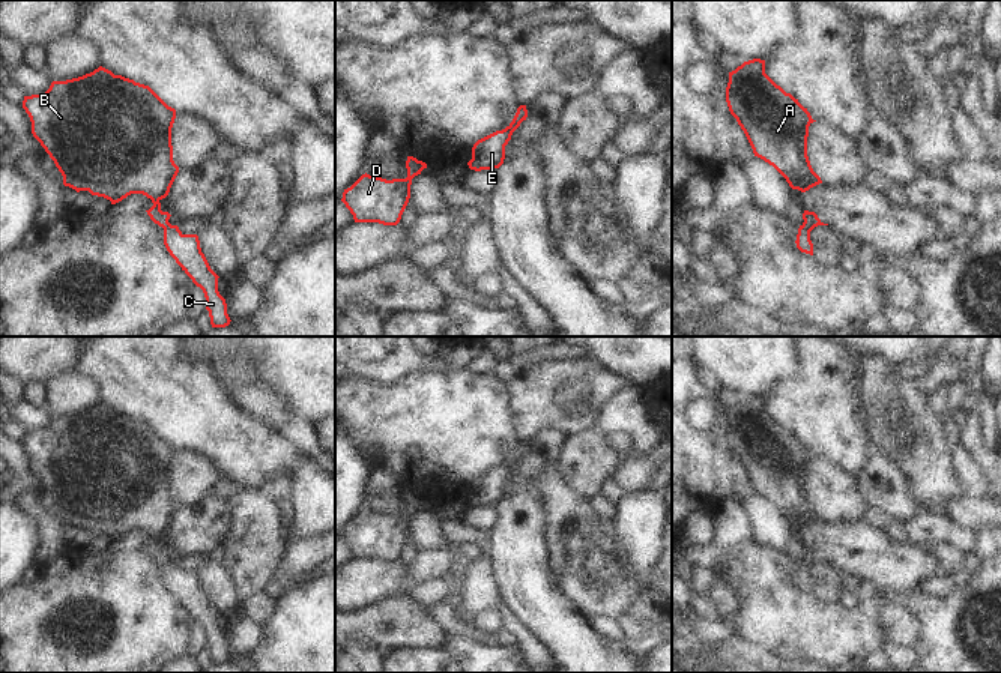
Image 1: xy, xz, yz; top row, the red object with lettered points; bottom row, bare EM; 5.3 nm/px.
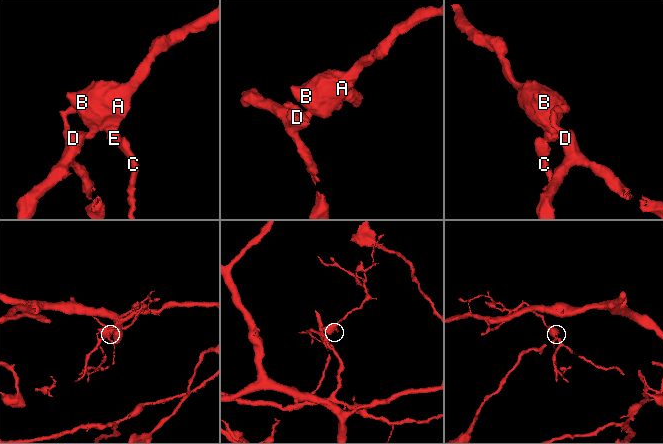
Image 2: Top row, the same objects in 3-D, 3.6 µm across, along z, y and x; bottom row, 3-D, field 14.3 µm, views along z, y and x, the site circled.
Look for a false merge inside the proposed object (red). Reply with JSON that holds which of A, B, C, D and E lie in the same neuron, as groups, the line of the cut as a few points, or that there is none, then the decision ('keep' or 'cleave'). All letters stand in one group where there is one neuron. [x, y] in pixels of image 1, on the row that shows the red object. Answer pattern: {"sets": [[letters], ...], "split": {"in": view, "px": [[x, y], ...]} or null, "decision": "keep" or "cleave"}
{"sets": [["A", "B", "C", "D", "E"]], "split": null, "decision": "keep"}

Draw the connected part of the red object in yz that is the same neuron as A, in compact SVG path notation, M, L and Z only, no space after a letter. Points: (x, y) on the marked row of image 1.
M748 60L729 72L726 102L730 114L744 131L755 156L773 165L792 189L806 192L822 183L807 156L809 126L816 120L798 99L786 93L765 74L765 60Z

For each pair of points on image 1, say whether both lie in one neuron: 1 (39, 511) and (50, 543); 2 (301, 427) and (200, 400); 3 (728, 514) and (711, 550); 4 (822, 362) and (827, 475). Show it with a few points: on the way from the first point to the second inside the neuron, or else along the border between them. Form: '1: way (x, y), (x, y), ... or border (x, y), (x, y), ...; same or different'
1: way (45, 519), (50, 525), (50, 535); same
2: border (263, 422), (275, 428), (298, 448); different
3: way (728, 523), (728, 534), (720, 541); same
4: border (816, 457), (858, 475); different

